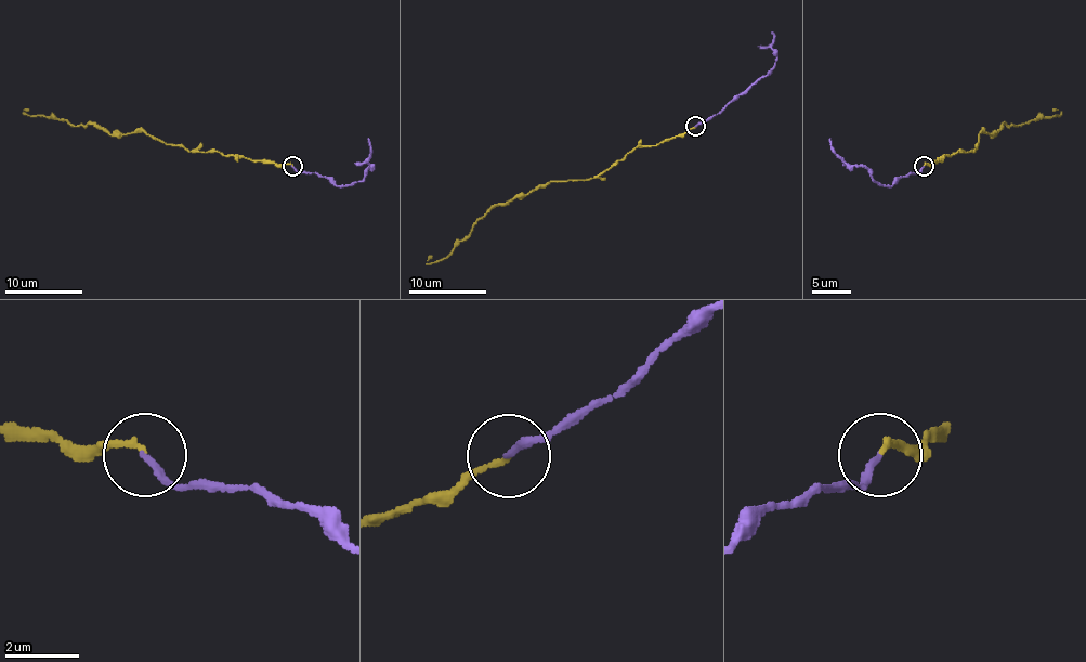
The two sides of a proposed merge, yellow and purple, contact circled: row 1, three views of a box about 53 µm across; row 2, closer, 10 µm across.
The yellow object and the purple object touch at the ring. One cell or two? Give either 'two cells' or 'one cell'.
one cell

